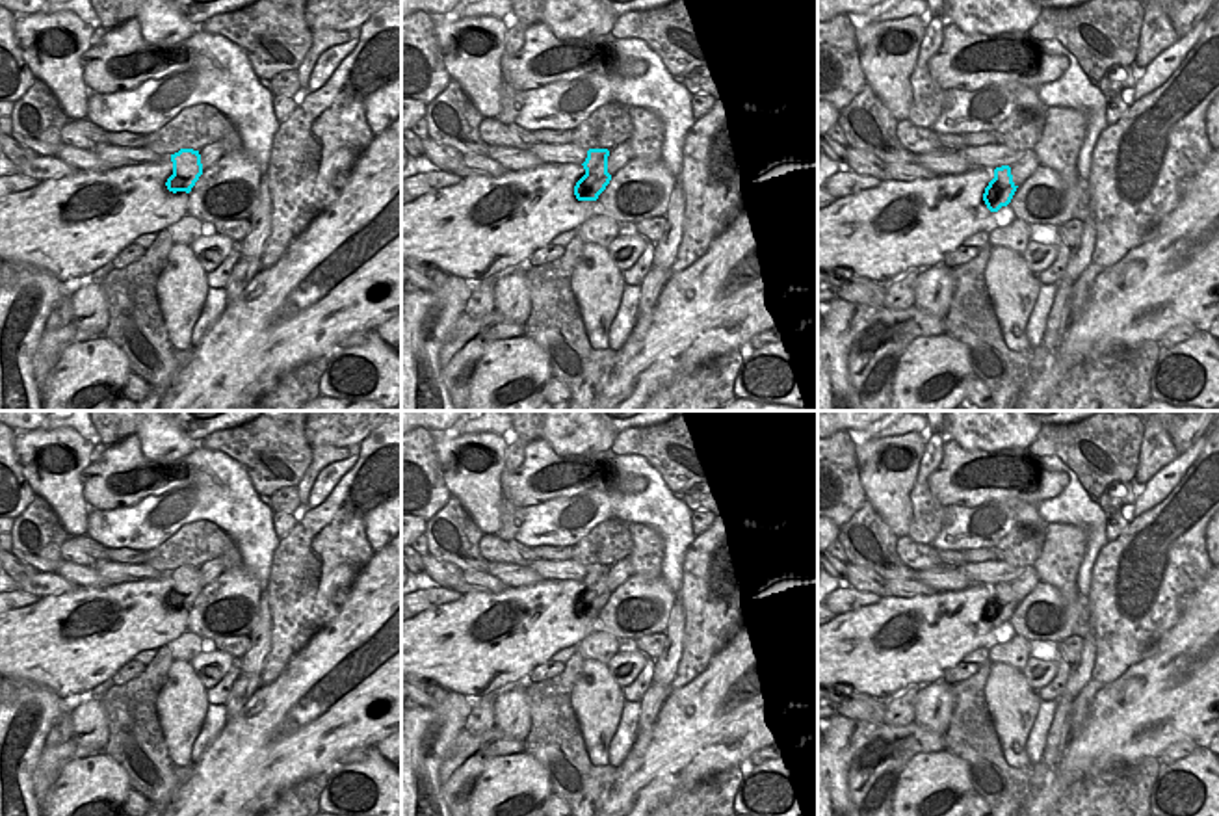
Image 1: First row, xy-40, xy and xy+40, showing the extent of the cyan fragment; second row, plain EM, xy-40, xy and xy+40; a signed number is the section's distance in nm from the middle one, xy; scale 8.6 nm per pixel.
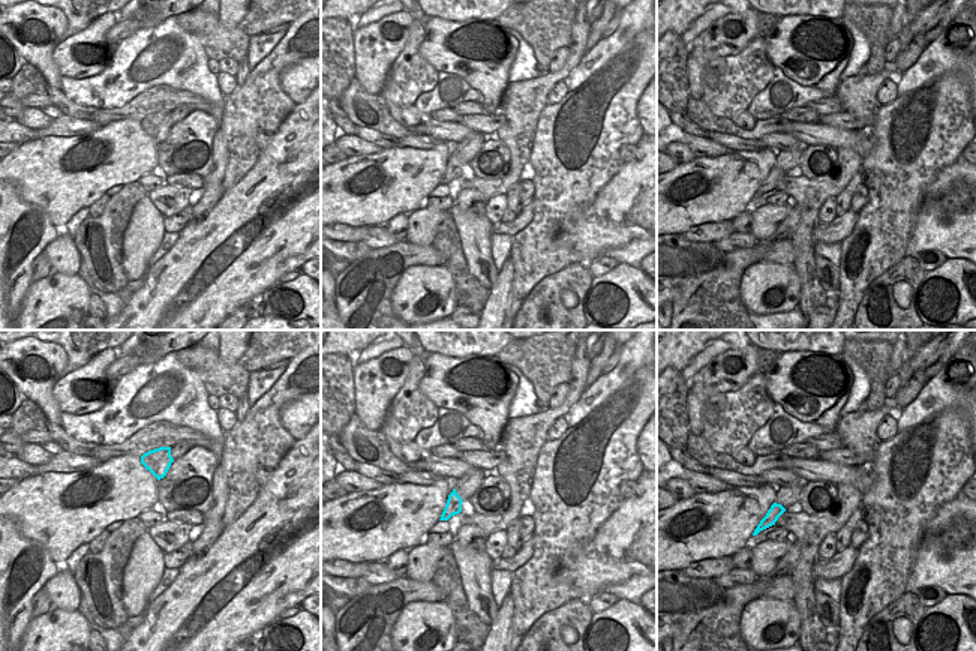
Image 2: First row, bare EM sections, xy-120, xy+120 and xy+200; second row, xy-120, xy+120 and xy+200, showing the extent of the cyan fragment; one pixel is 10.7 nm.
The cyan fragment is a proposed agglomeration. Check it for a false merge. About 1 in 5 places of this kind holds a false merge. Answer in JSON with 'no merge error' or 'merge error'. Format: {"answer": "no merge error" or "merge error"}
{"answer": "no merge error"}

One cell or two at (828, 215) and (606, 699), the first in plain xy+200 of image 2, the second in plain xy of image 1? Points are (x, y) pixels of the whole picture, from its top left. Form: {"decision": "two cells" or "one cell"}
{"decision": "two cells"}

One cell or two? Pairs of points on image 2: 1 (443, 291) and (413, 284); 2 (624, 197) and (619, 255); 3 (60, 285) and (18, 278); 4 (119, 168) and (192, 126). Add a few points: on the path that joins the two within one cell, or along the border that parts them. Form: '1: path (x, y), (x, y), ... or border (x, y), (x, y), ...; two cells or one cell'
1: path (435, 290), (420, 287); one cell
2: border (640, 237), (631, 237), (613, 245), (603, 255); two cells
3: border (32, 284), (23, 297), (18, 314); two cells
4: border (156, 144), (158, 167), (155, 170); two cells

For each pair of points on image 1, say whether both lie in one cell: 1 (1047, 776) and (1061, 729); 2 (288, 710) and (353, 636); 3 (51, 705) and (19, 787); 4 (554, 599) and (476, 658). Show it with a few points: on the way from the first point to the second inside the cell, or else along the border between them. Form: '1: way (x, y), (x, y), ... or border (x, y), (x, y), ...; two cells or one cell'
1: way (1048, 764), (1056, 740); one cell
2: way (305, 692), (342, 655); one cell
3: way (34, 725), (19, 766); one cell
4: way (536, 619), (497, 645); one cell

